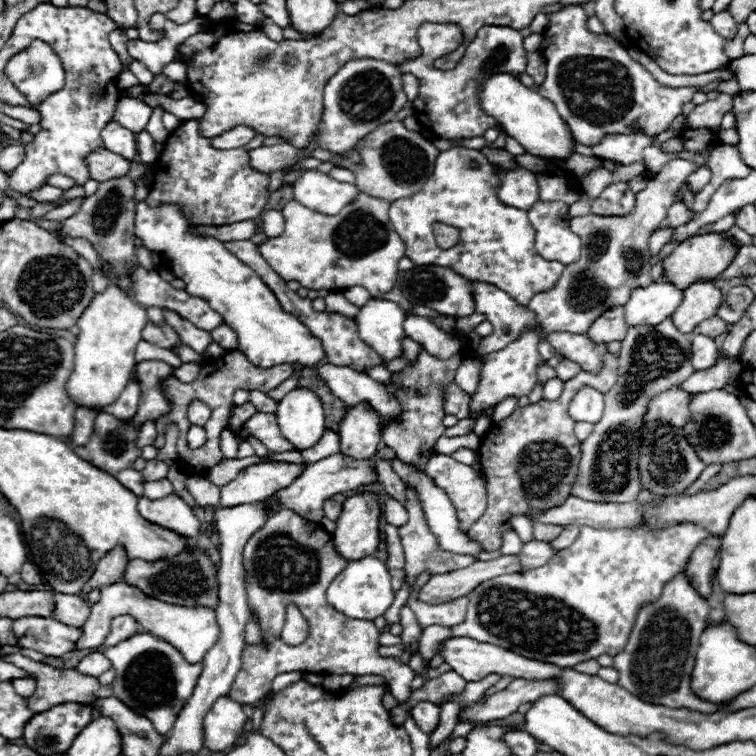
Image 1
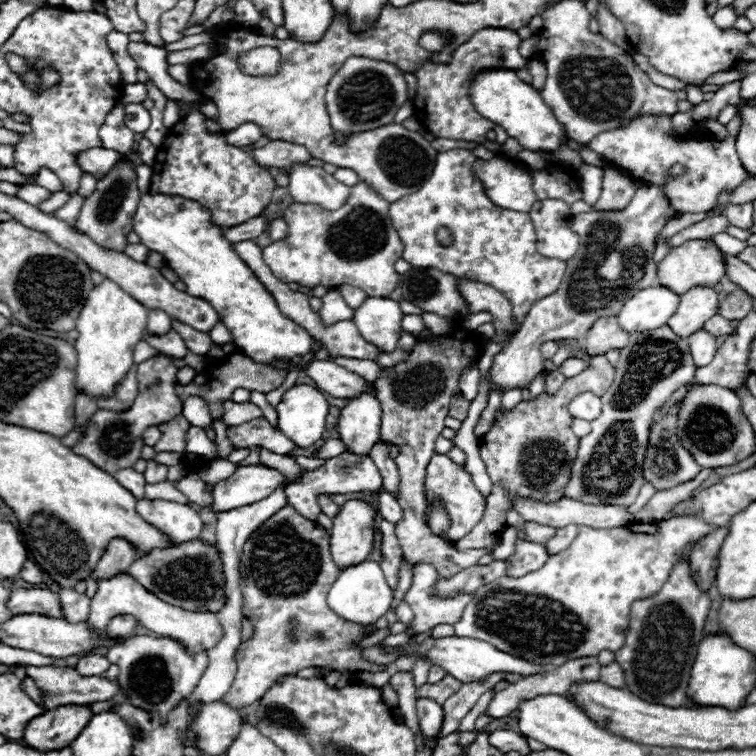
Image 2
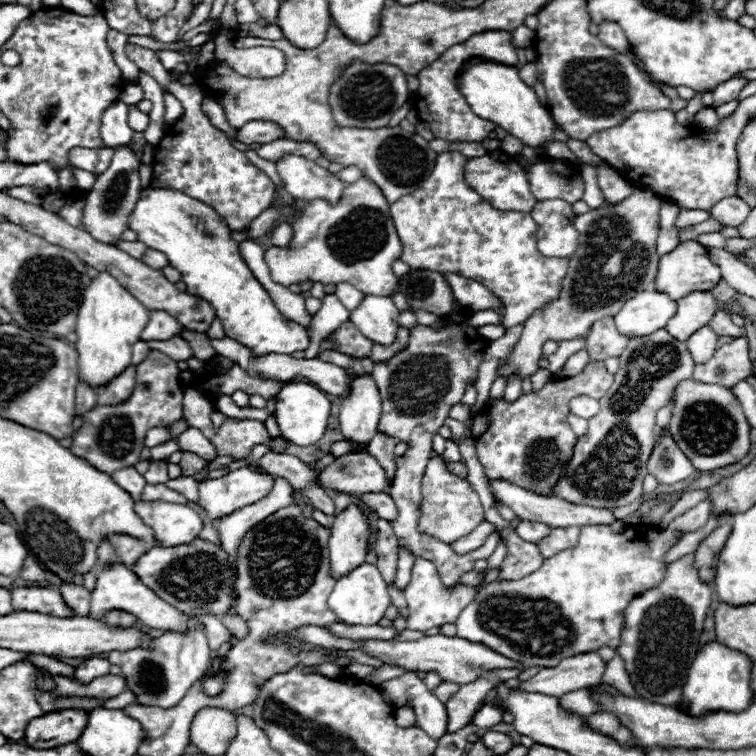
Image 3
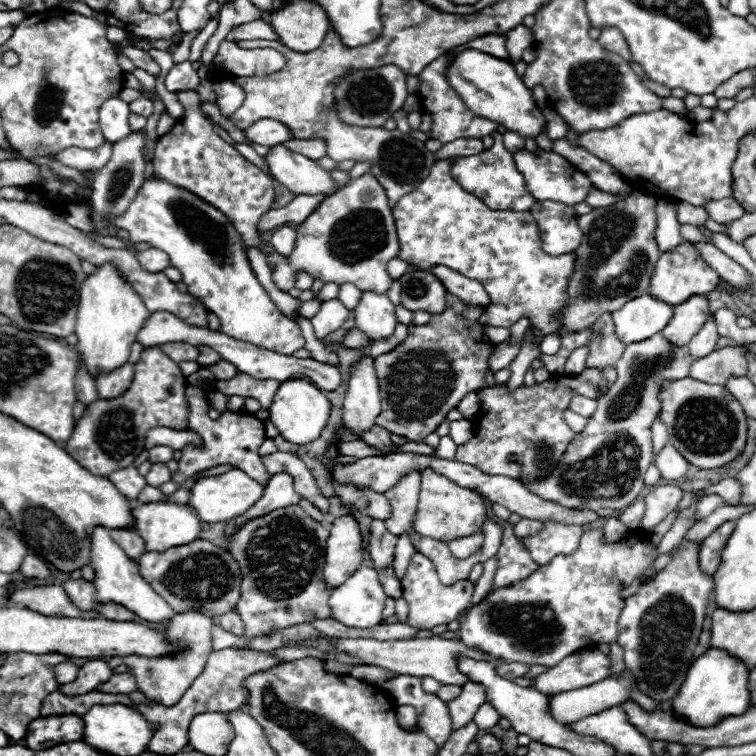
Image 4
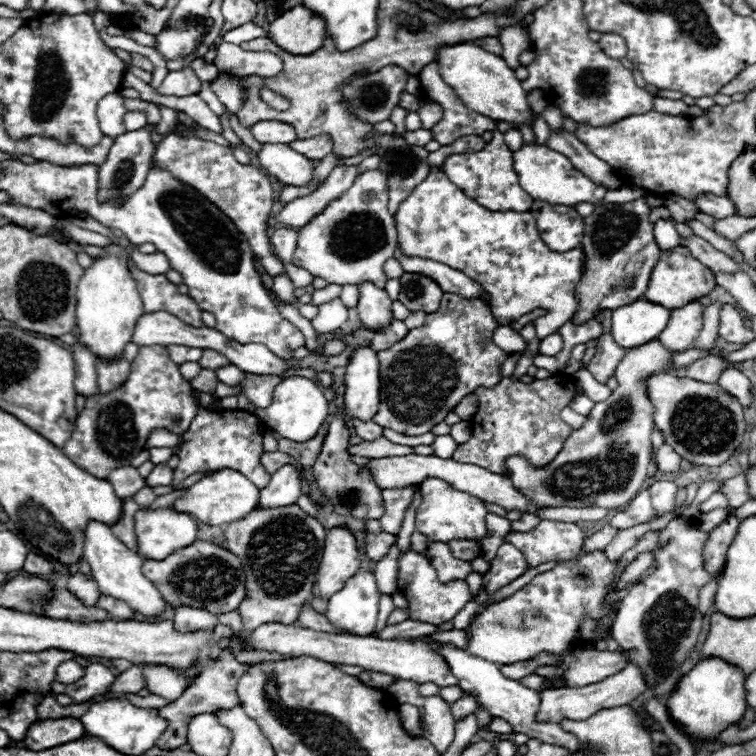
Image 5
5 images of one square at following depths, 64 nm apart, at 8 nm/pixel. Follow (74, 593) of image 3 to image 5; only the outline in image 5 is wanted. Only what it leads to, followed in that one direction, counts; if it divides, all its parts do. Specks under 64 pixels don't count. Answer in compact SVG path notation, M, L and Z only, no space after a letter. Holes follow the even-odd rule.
M74 574L68 578L68 590L76 592L76 596L86 604L86 606L94 606L98 602L98 596L100 596L100 590L98 590L98 584L92 576L86 576L86 574Z

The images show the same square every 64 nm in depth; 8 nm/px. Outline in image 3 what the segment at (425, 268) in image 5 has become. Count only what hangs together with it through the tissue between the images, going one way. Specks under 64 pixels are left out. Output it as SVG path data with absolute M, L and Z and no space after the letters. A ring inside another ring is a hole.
M442 272L444 278L448 280L454 298L468 310L486 310L486 308L500 308L500 300L480 282L464 278L460 274L452 274L452 272Z

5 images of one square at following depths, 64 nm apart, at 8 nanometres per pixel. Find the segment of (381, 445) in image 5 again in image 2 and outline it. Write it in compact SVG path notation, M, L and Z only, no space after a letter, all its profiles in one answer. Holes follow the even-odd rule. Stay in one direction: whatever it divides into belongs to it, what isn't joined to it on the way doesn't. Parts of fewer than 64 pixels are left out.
M330 438L330 440L326 440L324 446L318 450L318 458L332 458L332 456L340 456L342 452L346 452L344 444L342 444L340 440Z

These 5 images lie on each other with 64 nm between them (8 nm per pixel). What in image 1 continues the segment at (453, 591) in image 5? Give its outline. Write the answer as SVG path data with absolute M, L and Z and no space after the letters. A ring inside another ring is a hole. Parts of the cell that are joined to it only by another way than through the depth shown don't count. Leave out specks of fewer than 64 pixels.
M422 572L416 582L412 584L412 590L410 590L410 596L408 596L408 606L414 610L416 618L418 618L418 624L420 628L428 628L432 624L440 624L440 626L456 626L456 624L462 624L464 618L466 618L466 608L468 608L468 596L460 596L456 600L450 600L450 602L444 602L444 604L428 604L428 602L422 602L418 598L422 586L432 578L430 572Z

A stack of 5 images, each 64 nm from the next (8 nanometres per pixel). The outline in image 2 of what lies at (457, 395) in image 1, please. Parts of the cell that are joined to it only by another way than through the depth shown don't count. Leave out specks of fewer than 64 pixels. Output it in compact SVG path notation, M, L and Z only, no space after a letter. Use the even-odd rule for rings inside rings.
M454 396L450 402L450 416L464 422L466 414L468 414L468 406L470 406L470 402L466 402L462 396Z

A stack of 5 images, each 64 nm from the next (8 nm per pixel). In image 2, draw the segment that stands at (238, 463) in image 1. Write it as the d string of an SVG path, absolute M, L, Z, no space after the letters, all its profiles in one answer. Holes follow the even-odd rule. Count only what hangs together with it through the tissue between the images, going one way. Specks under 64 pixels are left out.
M216 460L216 462L212 462L212 464L206 464L206 466L198 472L198 476L200 476L204 482L208 482L208 484L216 484L216 482L220 482L220 480L230 478L230 474L234 474L236 468L238 468L238 466L232 464L232 462Z

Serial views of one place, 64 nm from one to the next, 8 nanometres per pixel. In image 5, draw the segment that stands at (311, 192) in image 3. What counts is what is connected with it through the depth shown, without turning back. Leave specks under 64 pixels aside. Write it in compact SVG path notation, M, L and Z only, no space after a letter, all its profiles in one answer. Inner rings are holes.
M262 144L262 150L256 154L256 162L262 170L288 186L306 186L314 172L312 162L294 152L288 144Z

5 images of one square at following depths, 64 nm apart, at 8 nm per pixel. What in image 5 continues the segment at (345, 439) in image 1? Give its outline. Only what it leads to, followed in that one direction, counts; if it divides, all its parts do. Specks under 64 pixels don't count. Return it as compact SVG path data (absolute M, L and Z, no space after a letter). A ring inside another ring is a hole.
M360 346L346 366L346 412L360 420L370 420L380 406L380 362L378 352Z

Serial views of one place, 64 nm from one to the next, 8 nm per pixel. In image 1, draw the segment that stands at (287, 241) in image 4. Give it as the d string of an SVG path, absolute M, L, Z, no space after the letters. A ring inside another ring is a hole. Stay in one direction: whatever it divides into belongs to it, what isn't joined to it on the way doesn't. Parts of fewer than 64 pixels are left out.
M268 210L262 216L262 230L266 236L280 236L284 232L284 218L278 210Z

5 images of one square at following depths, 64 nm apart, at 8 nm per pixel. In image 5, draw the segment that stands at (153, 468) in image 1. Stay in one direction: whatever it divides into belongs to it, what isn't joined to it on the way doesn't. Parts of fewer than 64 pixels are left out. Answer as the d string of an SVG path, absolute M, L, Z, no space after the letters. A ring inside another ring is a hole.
M156 464L150 476L146 478L148 486L168 486L172 484L172 468L168 464Z

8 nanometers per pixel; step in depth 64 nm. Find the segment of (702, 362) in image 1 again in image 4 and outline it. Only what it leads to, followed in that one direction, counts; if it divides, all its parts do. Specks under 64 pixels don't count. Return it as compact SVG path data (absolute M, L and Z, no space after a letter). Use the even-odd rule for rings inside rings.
M714 314L708 316L708 322L702 326L702 330L688 342L688 352L694 358L704 358L708 354L712 354L712 350L716 350L716 342L718 342L720 334L716 330L716 322L714 322Z

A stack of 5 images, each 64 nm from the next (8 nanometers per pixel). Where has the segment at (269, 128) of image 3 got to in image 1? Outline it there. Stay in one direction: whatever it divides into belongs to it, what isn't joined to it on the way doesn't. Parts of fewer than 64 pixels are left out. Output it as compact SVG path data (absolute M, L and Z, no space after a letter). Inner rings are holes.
M236 126L212 140L212 146L216 148L228 148L228 146L246 146L256 136L256 130L250 126Z

